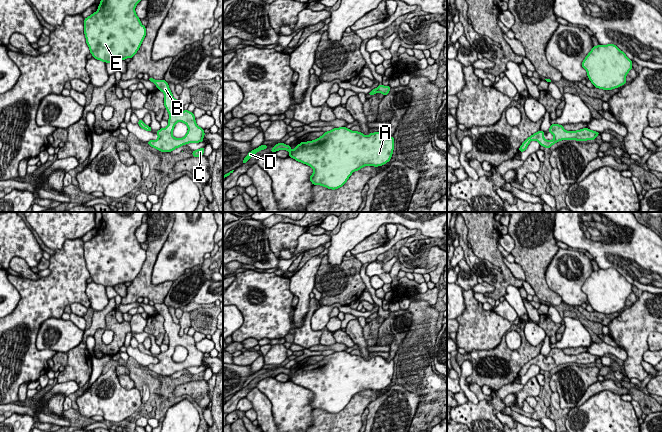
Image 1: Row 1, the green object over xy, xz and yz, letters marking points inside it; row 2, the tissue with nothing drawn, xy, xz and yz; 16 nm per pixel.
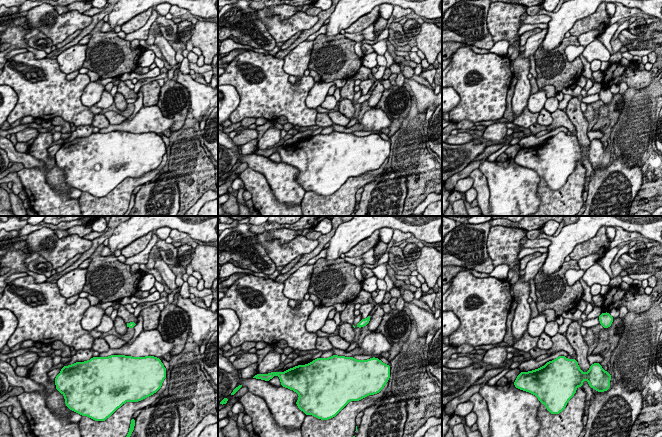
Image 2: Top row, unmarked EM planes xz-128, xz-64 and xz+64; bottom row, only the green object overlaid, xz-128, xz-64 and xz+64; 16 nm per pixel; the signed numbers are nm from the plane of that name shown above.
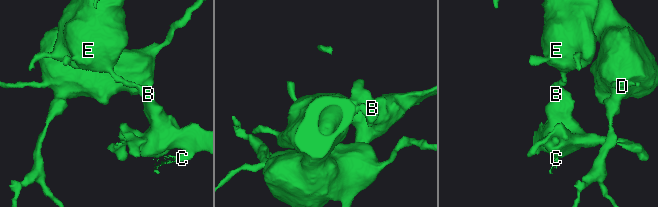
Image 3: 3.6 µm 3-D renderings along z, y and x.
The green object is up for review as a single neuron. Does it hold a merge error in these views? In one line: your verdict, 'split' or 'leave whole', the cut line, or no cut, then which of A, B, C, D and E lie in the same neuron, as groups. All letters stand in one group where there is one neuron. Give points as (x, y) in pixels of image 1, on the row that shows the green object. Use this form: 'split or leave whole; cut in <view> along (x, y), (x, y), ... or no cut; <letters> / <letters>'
split; cut in xz along (377, 88), (378, 91); A D E / B C

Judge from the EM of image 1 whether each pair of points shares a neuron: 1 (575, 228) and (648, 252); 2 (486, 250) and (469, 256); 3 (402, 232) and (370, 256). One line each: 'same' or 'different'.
1: same
2: different
3: same

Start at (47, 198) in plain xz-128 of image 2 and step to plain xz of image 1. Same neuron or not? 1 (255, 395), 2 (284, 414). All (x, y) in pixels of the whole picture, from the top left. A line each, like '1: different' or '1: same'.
1: same
2: different

